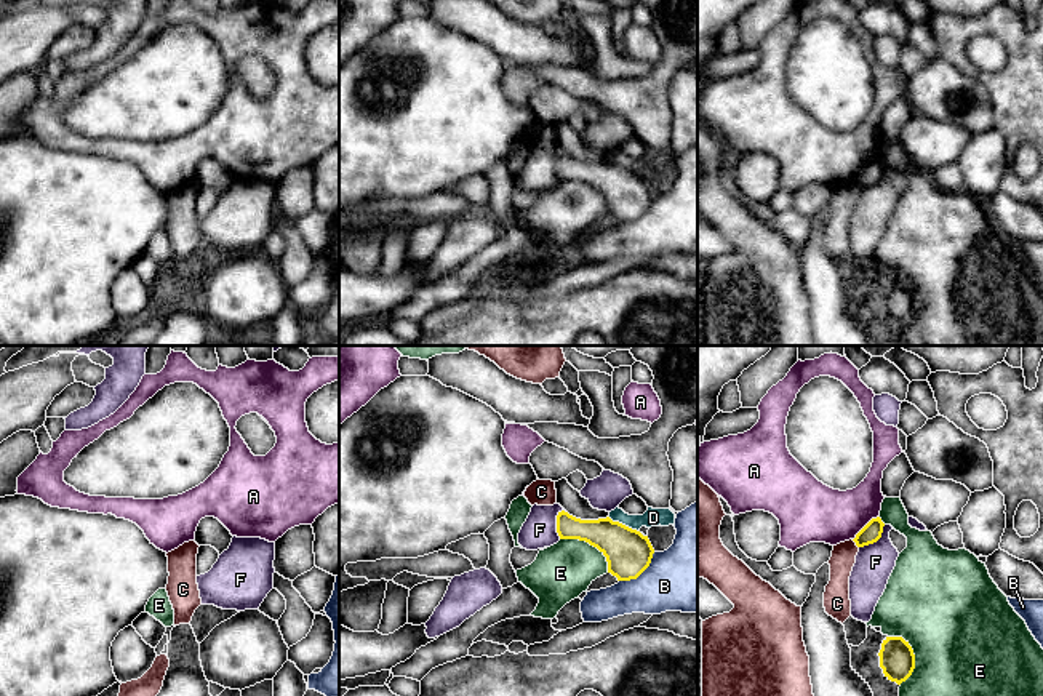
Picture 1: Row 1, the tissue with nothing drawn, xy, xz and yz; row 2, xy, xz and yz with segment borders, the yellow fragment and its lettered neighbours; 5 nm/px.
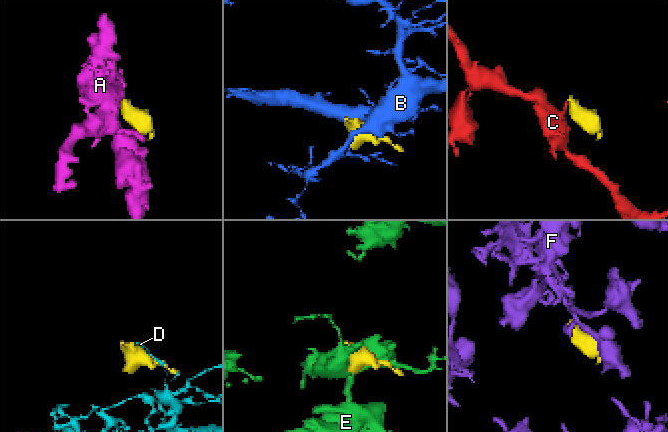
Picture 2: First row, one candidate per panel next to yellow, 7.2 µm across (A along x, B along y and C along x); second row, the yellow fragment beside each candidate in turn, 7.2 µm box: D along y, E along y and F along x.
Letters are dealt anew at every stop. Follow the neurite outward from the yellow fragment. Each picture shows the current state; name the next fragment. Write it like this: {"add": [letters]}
{"add": []}

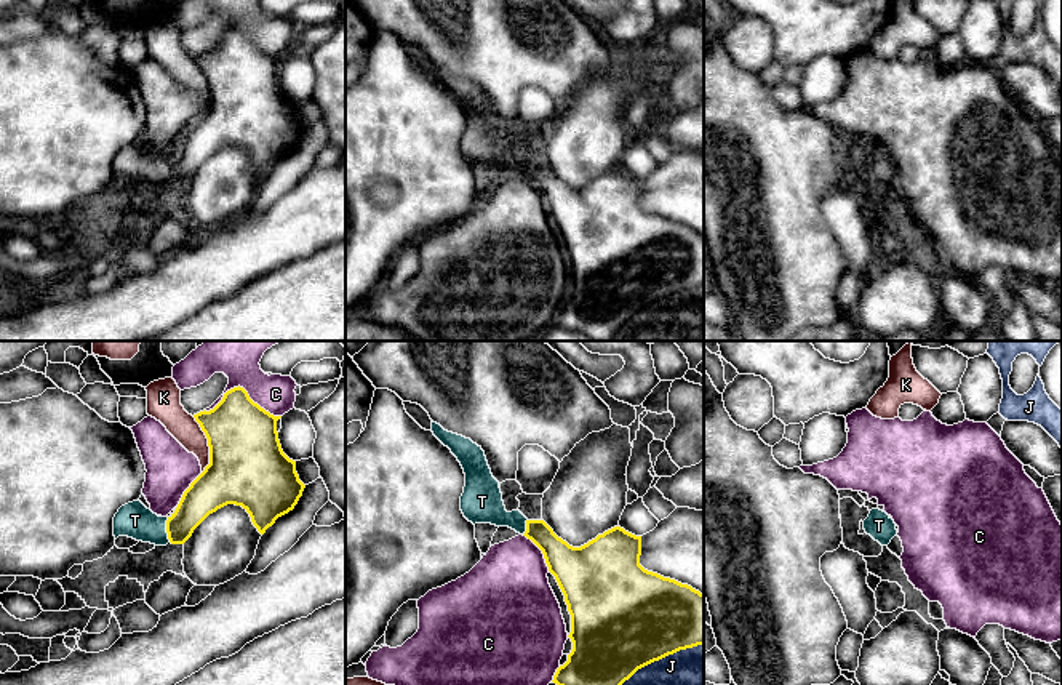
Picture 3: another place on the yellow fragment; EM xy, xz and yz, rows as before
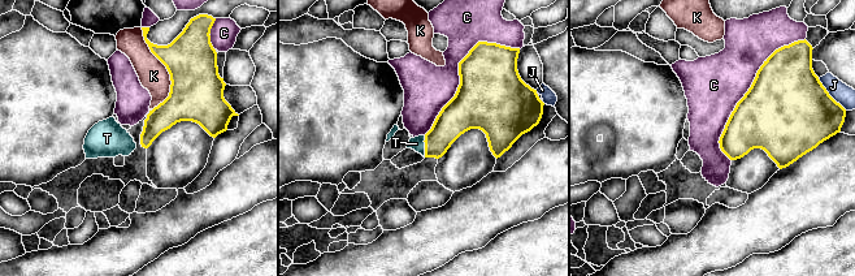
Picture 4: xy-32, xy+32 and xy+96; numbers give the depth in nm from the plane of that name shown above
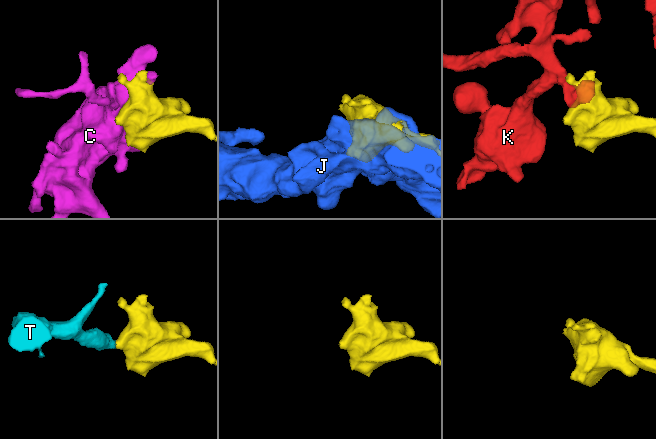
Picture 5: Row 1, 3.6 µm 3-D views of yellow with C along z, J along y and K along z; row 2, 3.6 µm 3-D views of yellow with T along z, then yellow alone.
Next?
{"add": ["T"]}

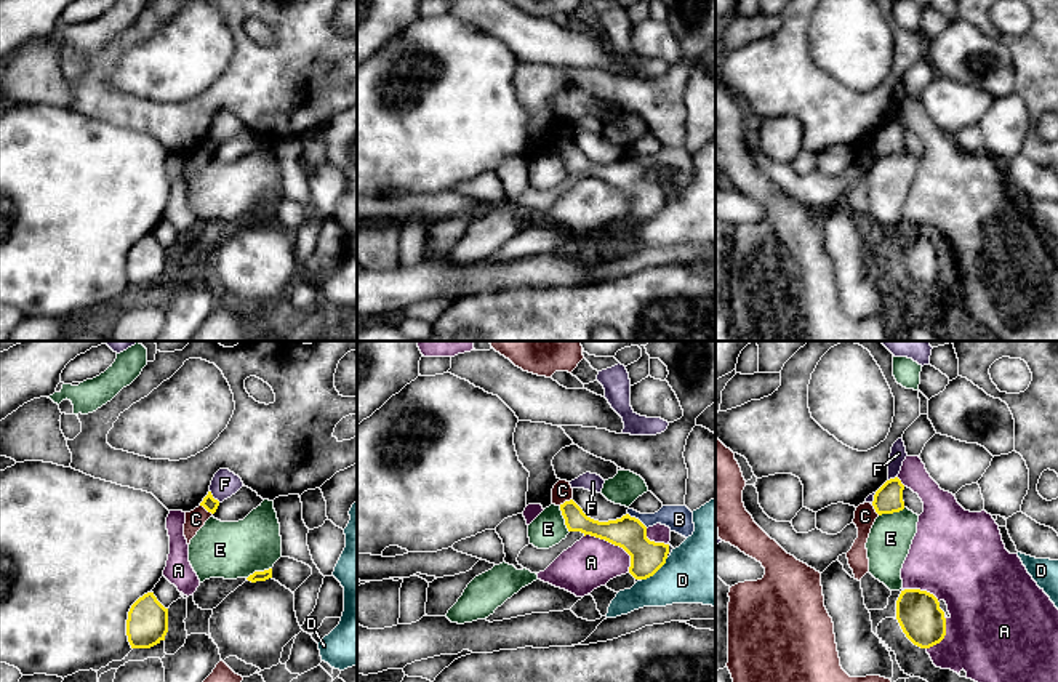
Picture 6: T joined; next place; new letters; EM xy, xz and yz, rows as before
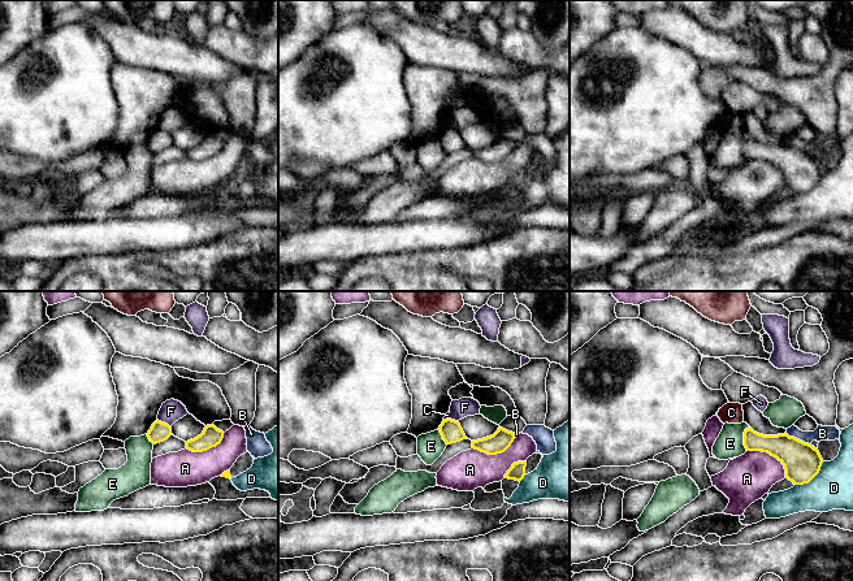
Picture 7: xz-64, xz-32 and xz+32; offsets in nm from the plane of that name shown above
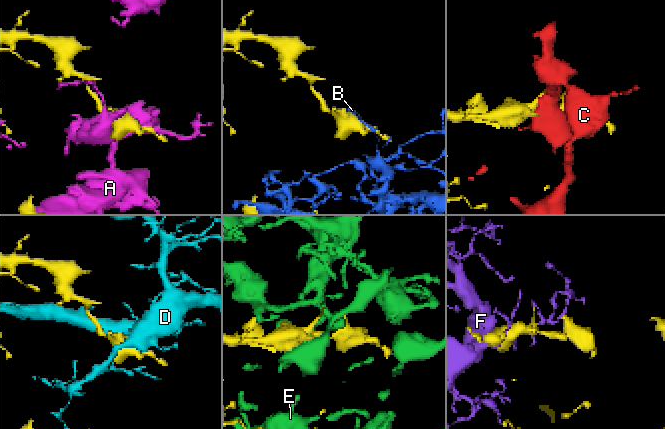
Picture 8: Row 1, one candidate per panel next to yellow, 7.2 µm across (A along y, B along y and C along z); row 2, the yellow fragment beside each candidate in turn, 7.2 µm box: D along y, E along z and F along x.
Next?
{"add": []}

